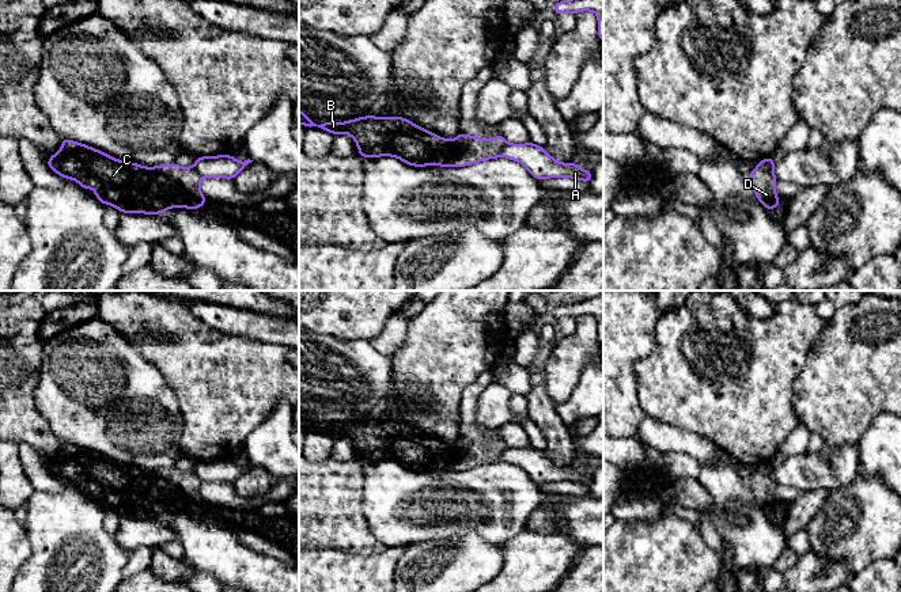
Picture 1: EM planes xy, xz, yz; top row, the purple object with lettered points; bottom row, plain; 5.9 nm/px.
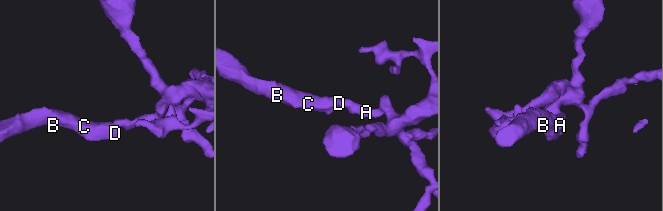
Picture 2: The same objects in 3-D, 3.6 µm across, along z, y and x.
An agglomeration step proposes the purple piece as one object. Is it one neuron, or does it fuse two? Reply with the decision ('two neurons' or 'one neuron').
two neurons

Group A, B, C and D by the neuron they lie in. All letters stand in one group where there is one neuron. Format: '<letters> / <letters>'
A / B C D

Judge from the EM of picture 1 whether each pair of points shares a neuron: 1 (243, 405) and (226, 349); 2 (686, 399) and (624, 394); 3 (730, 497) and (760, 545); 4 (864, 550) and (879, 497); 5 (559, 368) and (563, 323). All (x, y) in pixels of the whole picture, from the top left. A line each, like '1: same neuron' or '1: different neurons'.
1: same neuron
2: different neurons
3: same neuron
4: same neuron
5: different neurons

